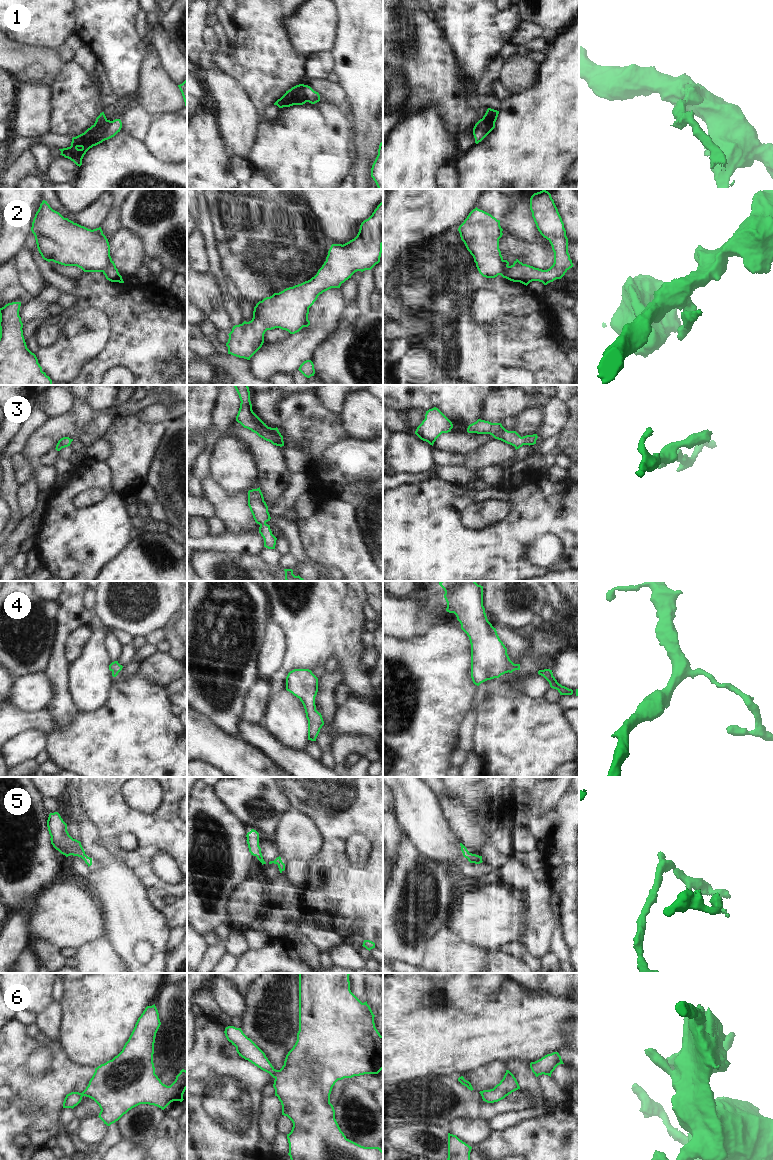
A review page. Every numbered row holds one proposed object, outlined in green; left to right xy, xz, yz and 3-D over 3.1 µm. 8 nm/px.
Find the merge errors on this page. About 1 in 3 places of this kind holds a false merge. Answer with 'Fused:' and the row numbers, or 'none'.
Fused: 1, 2.

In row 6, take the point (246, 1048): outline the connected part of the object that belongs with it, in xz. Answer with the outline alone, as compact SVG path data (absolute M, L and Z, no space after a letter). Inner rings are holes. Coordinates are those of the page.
M299 973L299 1031L297 1033L297 1041L293 1048L286 1055L284 1065L280 1070L276 1070L265 1053L248 1038L241 1028L228 1026L225 1028L225 1036L229 1042L236 1047L236 1051L245 1060L248 1060L261 1070L269 1073L275 1080L273 1087L275 1089L275 1096L278 1097L282 1105L282 1115L287 1116L293 1123L292 1130L287 1134L289 1143L289 1153L291 1160L383 1160L383 1151L379 1147L364 1147L346 1138L341 1131L336 1119L335 1110L330 1103L330 1094L333 1086L338 1080L344 1078L352 1078L364 1074L378 1074L383 1069L383 1036L380 1035L375 1027L374 1017L367 1001L362 1003L350 990L350 973Z

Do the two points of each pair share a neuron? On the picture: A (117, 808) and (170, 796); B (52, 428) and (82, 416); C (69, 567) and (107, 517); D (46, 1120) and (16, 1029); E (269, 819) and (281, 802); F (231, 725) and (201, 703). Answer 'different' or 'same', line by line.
A: same
B: different
C: same
D: same
E: same
F: same

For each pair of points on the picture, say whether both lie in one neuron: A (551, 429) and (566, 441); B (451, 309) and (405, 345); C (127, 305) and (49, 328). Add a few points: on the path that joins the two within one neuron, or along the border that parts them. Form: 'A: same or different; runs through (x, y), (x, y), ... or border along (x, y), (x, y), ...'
A: different; border along (568, 412), (566, 423), (558, 434)
B: different; border along (418, 338), (418, 341), (398, 361)
C: same; runs through (108, 301), (82, 301), (68, 312)

